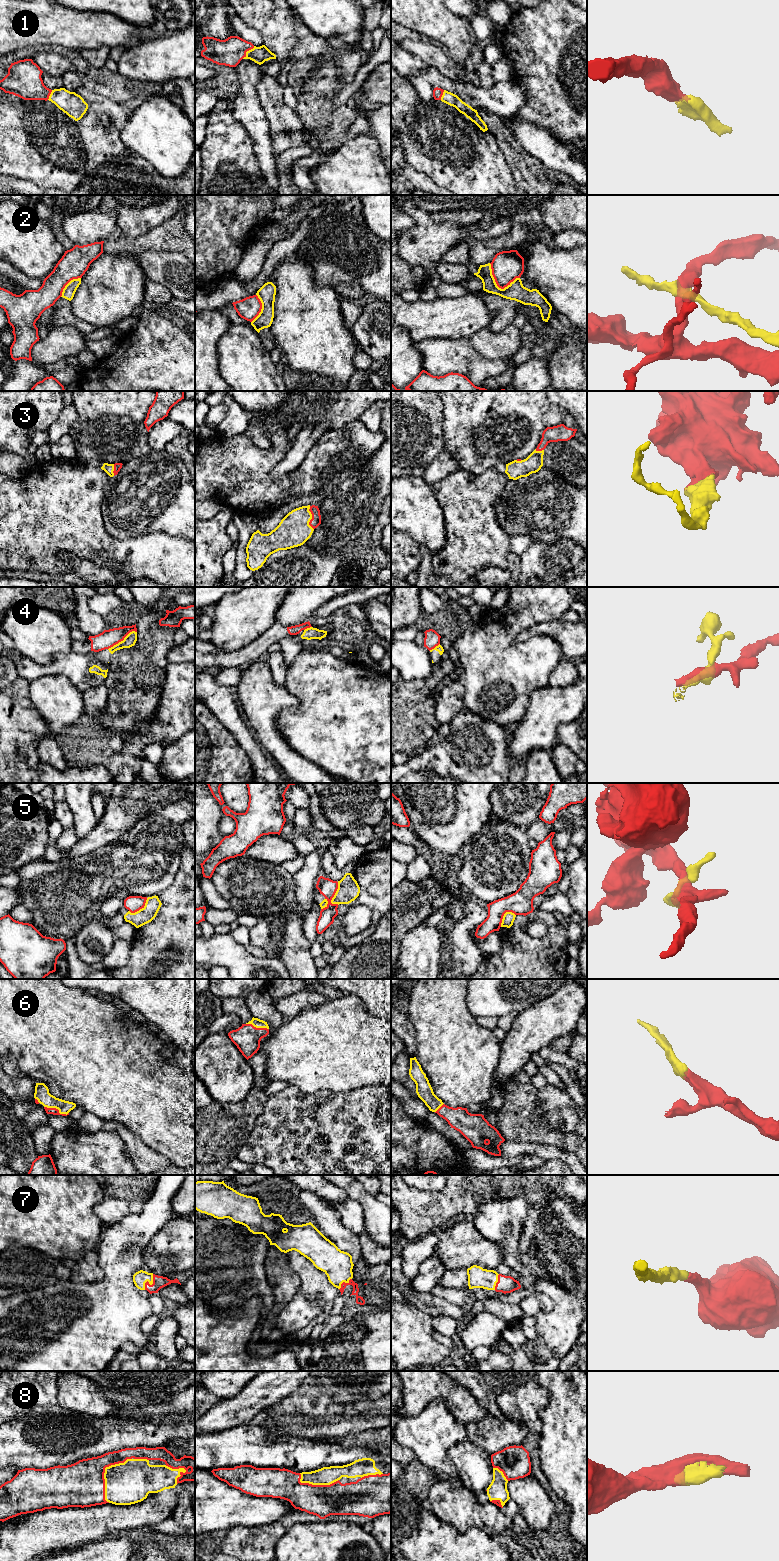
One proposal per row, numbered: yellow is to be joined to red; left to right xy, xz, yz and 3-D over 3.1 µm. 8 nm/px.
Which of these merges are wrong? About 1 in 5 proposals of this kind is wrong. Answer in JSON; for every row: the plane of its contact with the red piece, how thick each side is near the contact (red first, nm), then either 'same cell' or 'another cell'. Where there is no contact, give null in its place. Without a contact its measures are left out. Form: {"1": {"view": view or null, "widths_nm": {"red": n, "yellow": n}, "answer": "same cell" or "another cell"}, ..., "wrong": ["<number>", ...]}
{"1": {"view": "xz", "widths_nm": {"red": 220, "yellow": 140}, "answer": "same cell"}, "2": {"view": "yz", "widths_nm": {"red": 240, "yellow": 150}, "answer": "another cell"}, "3": {"view": "xz", "widths_nm": {"red": 80, "yellow": 260}, "answer": "same cell"}, "4": {"view": "xy", "widths_nm": {"red": 140, "yellow": 90}, "answer": "another cell"}, "5": {"view": "xz", "widths_nm": {"red": 140, "yellow": 180}, "answer": "another cell"}, "6": {"view": "xy", "widths_nm": {"red": 60, "yellow": 120}, "answer": "same cell"}, "7": {"view": "xy", "widths_nm": {"red": 100, "yellow": 110}, "answer": "same cell"}, "8": {"view": "xy", "widths_nm": {"red": 360, "yellow": 340}, "answer": "same cell"}, "wrong": ["2", "4", "5"]}

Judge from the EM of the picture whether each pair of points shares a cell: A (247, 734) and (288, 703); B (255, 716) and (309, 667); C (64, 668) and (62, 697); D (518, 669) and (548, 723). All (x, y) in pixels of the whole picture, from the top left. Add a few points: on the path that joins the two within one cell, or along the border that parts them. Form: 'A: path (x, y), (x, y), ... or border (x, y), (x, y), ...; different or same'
A: border (247, 724), (258, 743), (265, 750); different
B: border (284, 686), (298, 700), (297, 708); different
C: border (41, 676), (64, 675), (76, 686); different
D: border (548, 684), (531, 692), (524, 714); different

